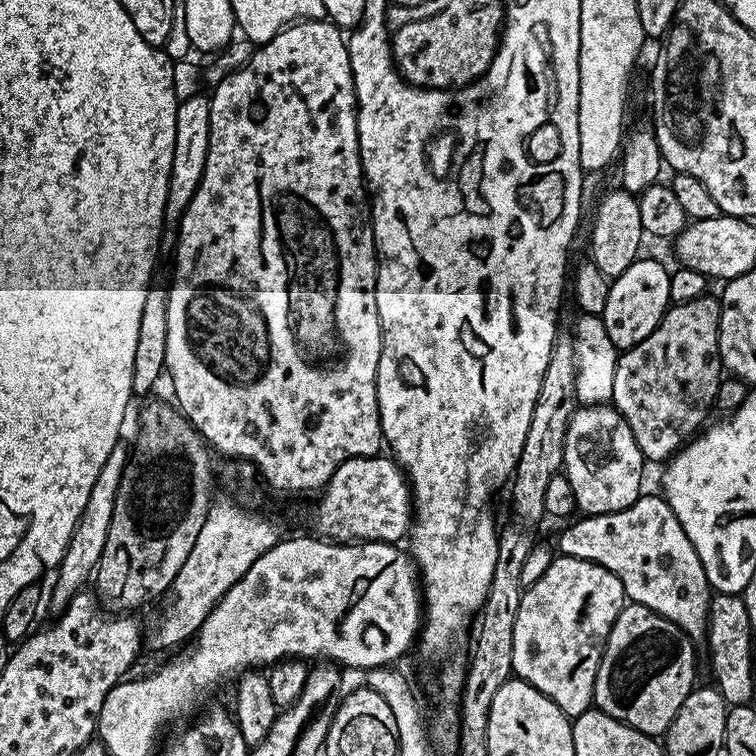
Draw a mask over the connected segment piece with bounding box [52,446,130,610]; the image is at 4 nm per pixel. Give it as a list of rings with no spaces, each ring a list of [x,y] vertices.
[[[118,446],[106,458],[106,466],[102,466],[102,474],[98,474],[98,482],[94,482],[94,490],[90,490],[90,498],[86,501],[86,510],[82,510],[82,518],[70,538],[64,551],[59,568],[55,569],[56,585],[52,588],[52,604],[56,610],[62,610],[76,597],[77,592],[89,583],[96,571],[96,564],[102,558],[102,546],[106,546],[106,534],[110,530],[110,518],[114,514],[114,498],[118,494],[120,479],[124,473],[124,465],[130,459],[127,447]]]

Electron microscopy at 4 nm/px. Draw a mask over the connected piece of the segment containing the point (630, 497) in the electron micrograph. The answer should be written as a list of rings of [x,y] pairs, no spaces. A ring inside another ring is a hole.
[[[590,404],[577,407],[566,426],[562,467],[562,475],[566,481],[566,487],[572,492],[577,513],[597,516],[626,510],[626,506],[633,504],[642,494],[643,488],[640,487],[644,484],[644,467],[646,467],[646,461],[642,450],[638,450],[638,442],[634,442],[634,434],[630,434],[630,426],[626,426],[622,414],[615,406]]]

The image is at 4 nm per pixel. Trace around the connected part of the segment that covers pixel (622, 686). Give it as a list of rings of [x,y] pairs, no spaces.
[[[625,603],[596,671],[595,707],[642,734],[663,737],[697,683],[696,652],[692,648],[694,642],[674,622],[641,604]]]

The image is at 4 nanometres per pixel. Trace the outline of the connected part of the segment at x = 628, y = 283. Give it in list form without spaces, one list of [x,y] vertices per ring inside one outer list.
[[[638,258],[620,276],[609,283],[609,293],[602,315],[606,331],[619,350],[638,346],[662,322],[664,313],[672,304],[670,298],[670,272],[656,260]]]

